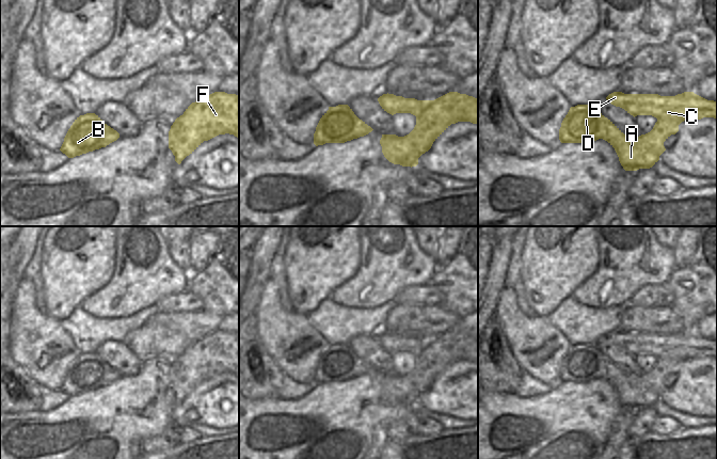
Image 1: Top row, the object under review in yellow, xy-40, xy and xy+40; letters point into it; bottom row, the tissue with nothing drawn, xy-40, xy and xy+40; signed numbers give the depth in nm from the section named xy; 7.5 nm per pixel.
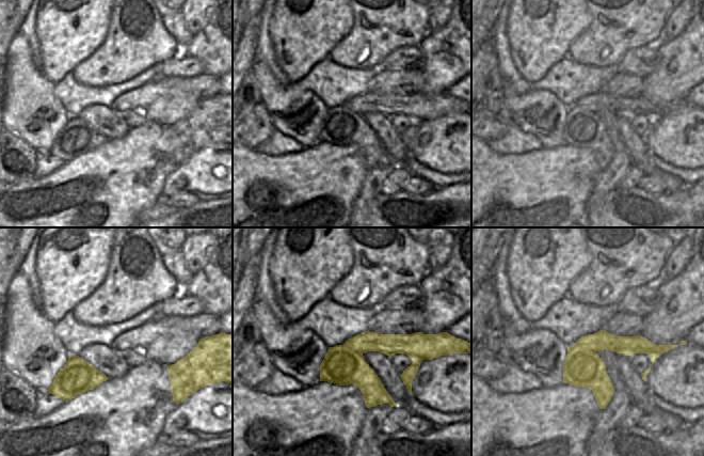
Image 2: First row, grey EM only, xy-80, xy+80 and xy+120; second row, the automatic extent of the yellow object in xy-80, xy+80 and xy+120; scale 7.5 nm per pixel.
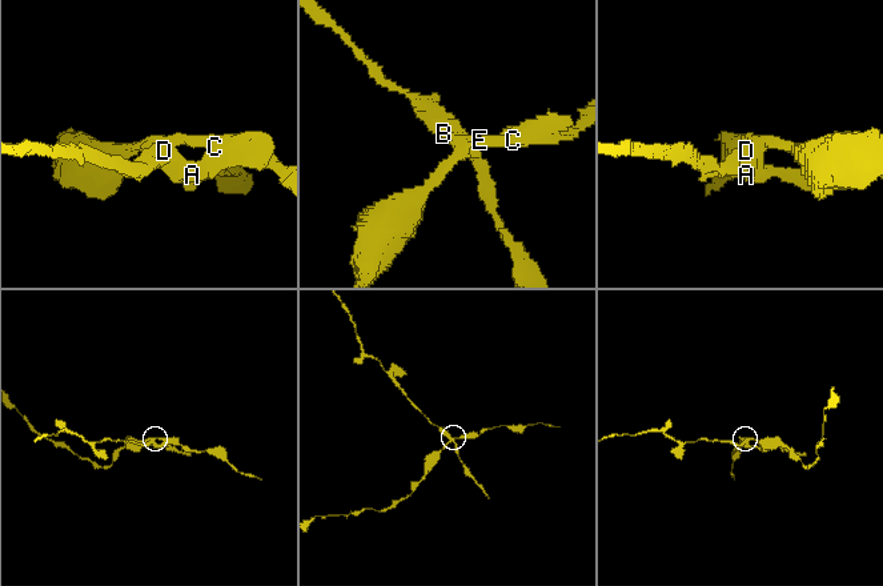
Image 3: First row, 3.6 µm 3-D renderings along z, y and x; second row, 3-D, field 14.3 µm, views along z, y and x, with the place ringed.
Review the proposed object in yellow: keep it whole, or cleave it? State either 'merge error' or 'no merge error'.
merge error

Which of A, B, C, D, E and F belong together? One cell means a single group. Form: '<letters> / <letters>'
A B D / C E F

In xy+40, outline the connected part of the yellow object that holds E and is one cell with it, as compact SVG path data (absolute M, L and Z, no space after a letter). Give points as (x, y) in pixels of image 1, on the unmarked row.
M614 331L606 338L616 346L624 348L634 357L652 354L664 366L664 373L651 385L659 395L666 390L664 381L679 370L679 364L686 359L714 357L717 359L717 342L707 339L694 331L675 335L658 333L624 333Z

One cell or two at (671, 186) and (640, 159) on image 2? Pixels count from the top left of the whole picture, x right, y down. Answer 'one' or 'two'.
one

